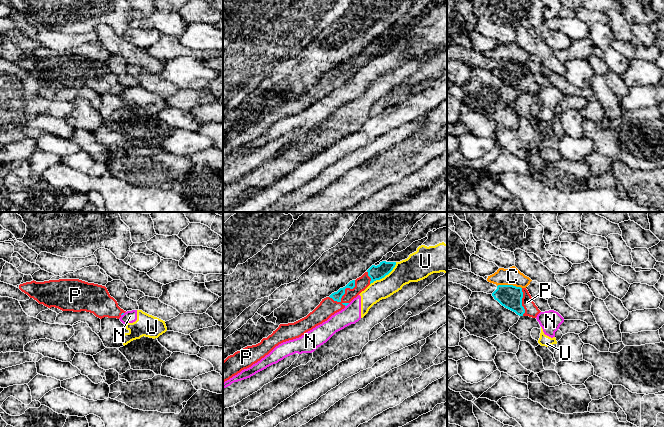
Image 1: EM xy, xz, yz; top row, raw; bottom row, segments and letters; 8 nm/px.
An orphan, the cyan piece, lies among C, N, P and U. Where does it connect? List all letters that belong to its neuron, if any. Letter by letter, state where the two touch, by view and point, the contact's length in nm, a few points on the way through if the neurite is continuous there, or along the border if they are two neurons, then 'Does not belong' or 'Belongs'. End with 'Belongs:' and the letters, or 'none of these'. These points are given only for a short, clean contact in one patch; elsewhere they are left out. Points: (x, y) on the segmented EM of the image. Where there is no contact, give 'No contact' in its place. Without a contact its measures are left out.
C: Touches cyan at yz (509, 285). Shared border 200 nm. Boundary: yz (497, 285), (515, 285), (521, 288). Does not belong
N: Touches cyan at xz (347, 304). Shared border 50 nm. Boundary: xz (349, 303), (345, 306). Does not belong
P: Touches cyan at xz (344, 293). Shared border 260 nm. Belongs
U: Touches cyan at xz (384, 276). Shared border 280 nm. Boundary: xz (396, 262), (395, 266), (387, 274), (370, 284). Does not belong
Belongs: P

